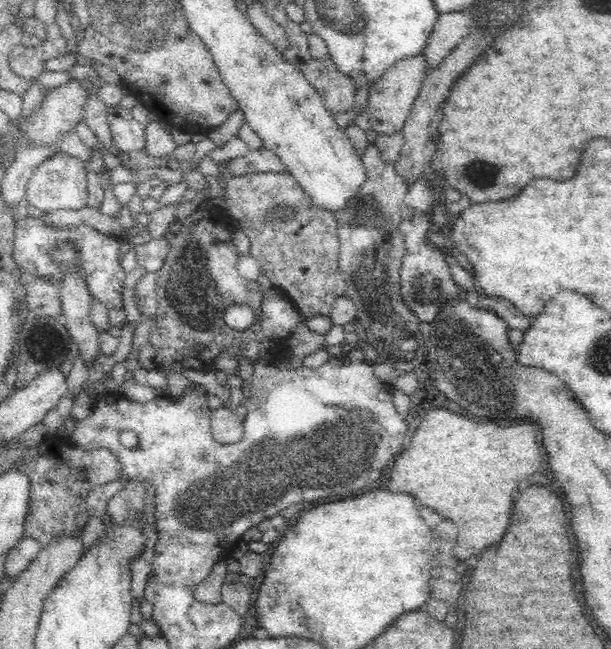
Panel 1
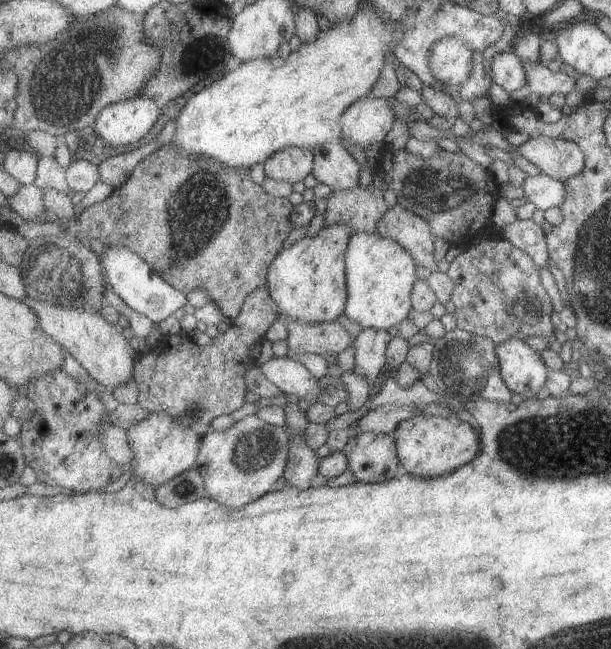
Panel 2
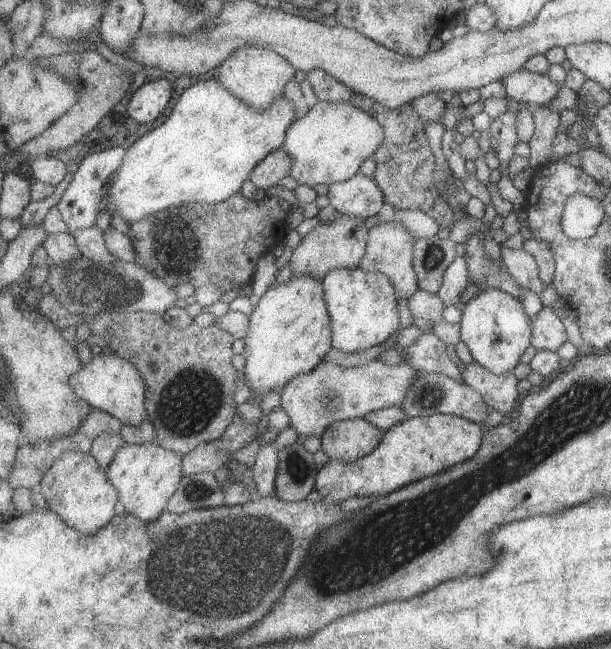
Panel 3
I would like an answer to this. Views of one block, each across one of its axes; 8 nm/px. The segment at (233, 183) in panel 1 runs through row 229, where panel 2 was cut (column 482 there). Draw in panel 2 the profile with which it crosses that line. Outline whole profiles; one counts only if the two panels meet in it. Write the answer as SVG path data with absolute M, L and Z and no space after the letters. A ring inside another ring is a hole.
M482 240L476 246L463 246L458 256L455 256L445 275L454 283L450 295L456 329L462 329L475 337L490 339L494 344L501 343L509 337L524 340L526 337L542 337L546 342L554 337L555 329L549 316L552 305L540 282L540 271L533 265L529 256L514 248L509 242L501 240Z

